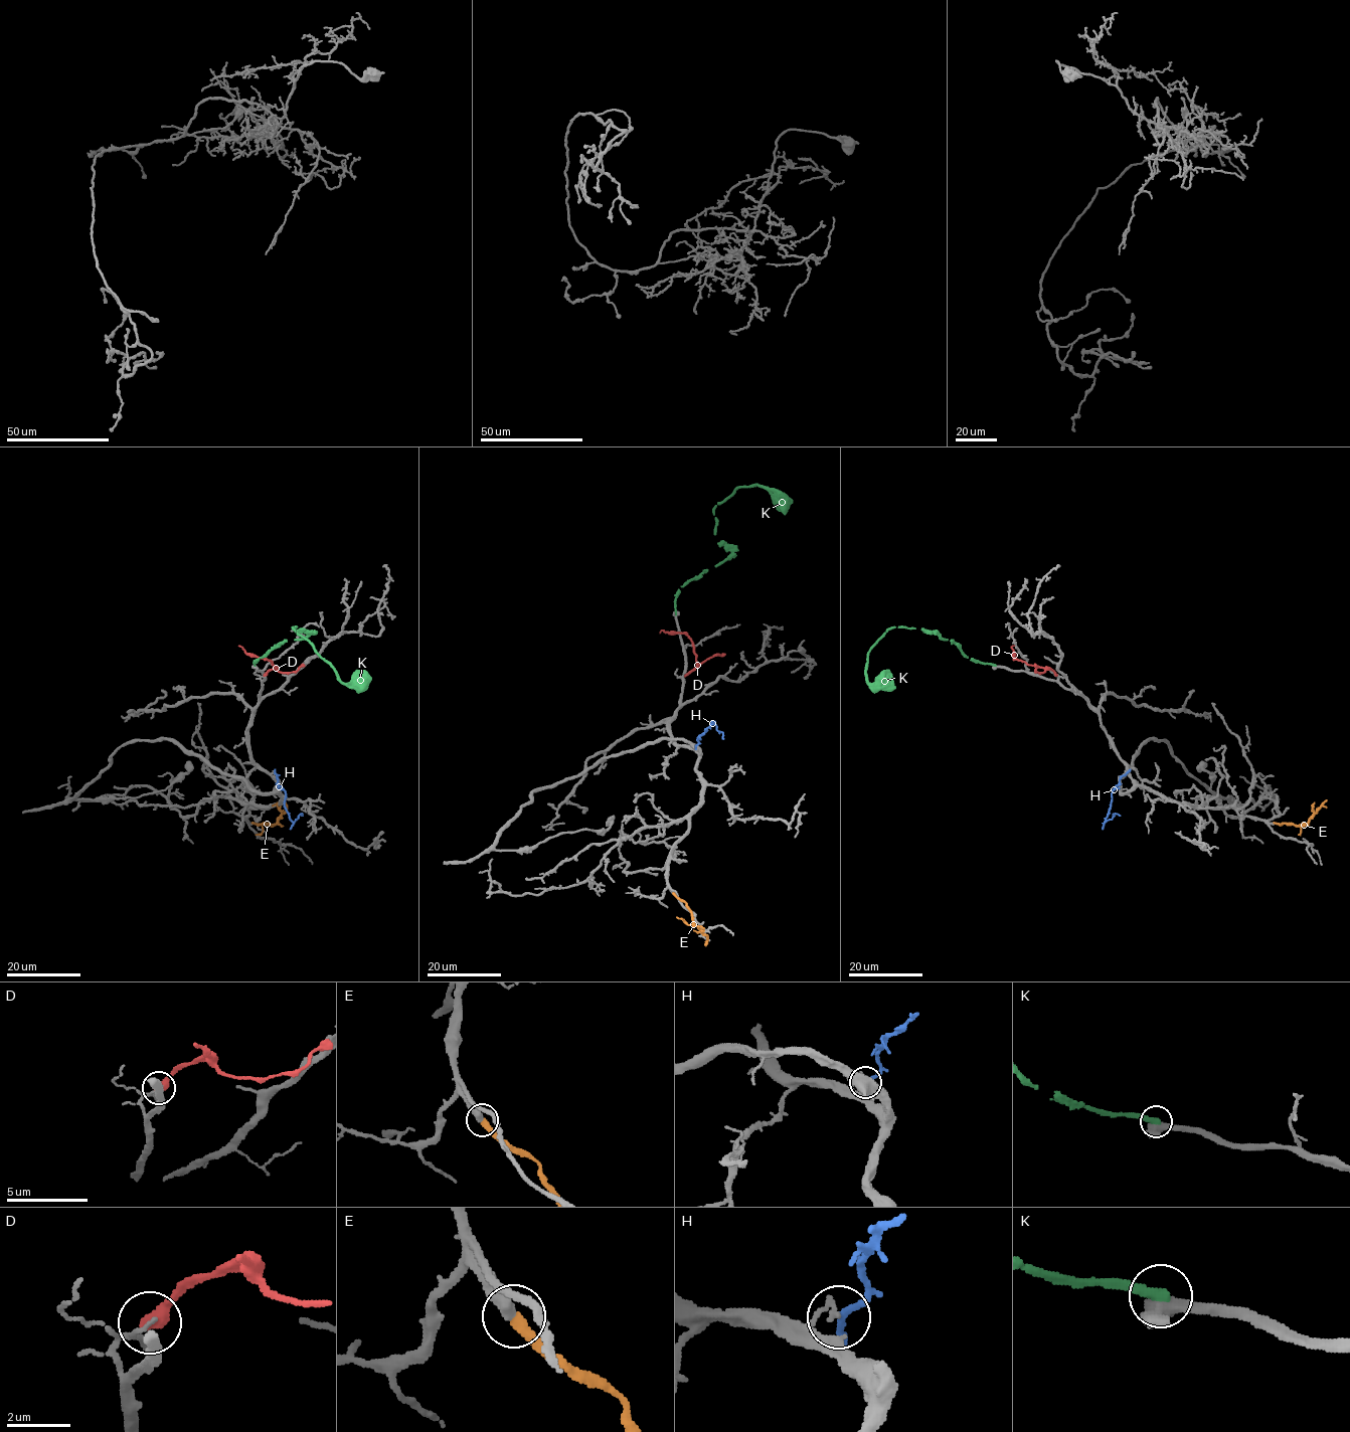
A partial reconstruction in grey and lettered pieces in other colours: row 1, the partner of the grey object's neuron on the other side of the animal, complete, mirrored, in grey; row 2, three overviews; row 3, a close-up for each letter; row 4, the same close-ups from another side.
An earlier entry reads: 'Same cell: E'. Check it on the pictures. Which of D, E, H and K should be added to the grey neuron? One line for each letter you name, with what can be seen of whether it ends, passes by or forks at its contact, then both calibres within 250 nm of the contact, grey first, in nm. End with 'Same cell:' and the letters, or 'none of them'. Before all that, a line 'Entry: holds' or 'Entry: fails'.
Entry: holds
E: it ends; calibres 440 and 320 nm
Same cell: E

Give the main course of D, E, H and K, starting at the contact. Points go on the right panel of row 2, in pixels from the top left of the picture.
D: (1055, 675), (1047, 668), (1034, 667), (1014, 658), (1011, 647), (1014, 646)
E: (1274, 822), (1304, 826), (1327, 799)
H: (1127, 772), (1112, 791), (1111, 809), (1105, 822), (1111, 820), (1113, 814), (1120, 816)
K: (994, 665), (975, 662), (934, 633), (890, 628), (868, 653), (866, 670), (869, 683), (883, 675), (888, 681)

